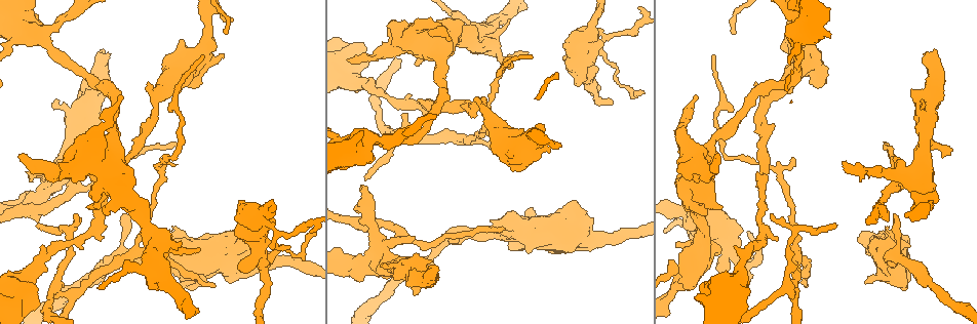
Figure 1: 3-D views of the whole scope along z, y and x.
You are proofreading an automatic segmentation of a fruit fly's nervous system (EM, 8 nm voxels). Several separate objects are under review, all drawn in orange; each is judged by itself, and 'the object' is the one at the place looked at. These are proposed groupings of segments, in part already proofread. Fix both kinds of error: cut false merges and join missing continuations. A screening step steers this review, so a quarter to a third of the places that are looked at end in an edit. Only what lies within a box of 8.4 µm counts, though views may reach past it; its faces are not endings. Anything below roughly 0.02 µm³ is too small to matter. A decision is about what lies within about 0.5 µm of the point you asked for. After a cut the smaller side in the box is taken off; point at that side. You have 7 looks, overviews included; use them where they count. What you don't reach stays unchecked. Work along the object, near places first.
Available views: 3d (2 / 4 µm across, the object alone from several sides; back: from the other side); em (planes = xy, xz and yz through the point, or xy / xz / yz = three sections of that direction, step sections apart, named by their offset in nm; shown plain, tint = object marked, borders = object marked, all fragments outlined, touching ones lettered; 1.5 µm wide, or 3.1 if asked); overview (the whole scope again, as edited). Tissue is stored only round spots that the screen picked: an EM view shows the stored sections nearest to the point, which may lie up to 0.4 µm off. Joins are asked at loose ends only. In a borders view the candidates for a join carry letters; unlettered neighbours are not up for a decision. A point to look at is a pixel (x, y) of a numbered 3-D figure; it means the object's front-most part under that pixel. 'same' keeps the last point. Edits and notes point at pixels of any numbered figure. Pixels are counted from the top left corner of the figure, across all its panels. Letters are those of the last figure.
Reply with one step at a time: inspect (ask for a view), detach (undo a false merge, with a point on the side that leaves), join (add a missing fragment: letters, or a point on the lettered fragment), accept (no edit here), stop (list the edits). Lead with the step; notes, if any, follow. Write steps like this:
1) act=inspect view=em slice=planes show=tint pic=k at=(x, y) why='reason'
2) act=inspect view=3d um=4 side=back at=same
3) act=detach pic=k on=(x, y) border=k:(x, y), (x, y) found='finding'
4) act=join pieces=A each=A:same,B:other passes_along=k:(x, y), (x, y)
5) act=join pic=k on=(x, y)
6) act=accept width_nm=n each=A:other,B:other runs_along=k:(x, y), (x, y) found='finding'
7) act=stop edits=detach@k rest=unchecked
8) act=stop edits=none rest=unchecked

act=inspect view=em slice=xy step=4 show=borders pic=1 at=(76, 138) why='free end'

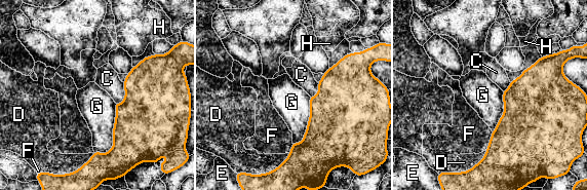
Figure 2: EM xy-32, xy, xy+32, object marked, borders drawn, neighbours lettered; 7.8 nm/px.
act=accept each=C:other,D:other,E:other,F:other,G:other,H:other border=2:(115, 103), (113, 146), (94, 152) found='no lettered fragment goes on from it'

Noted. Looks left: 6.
act=inspect view=3d um=2 pic=1 at=(796, 250) why='three-way junction'

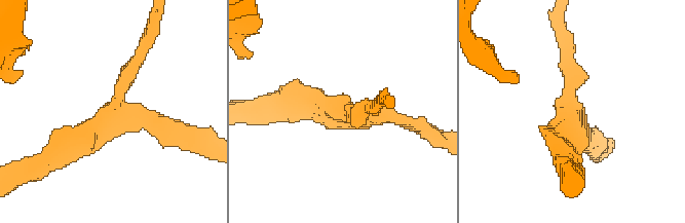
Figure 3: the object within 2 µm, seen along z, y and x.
act=inspect view=em slice=xz step=8 show=tint pic=3 at=(110, 113) arms=3

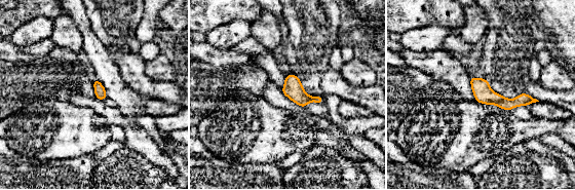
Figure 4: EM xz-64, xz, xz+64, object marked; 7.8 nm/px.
act=inspect view=em slice=planes show=borders at=same

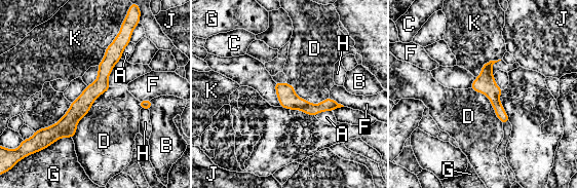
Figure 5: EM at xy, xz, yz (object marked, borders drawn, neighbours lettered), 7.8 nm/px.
act=accept longest_contact=D:500nm each=A:other,B:other,C:other,D:other,F:other,G:other,H:other,J:other,K:other found='one neuron here'

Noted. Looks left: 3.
act=inspect view=em slice=planes show=borders pic=1 at=(206, 279) why='stops while still wide'

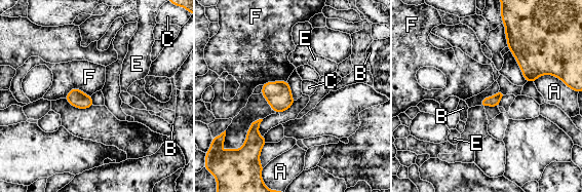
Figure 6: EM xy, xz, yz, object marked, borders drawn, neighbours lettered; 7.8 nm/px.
act=accept longest_contact=A:220nm each=A:other,B:other,C:other,E:other,F:other border=6:(90, 97), (72, 88), (65, 98) found='no lettered fragment goes on from it'

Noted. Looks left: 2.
act=stop edits=none rest=unchecked

